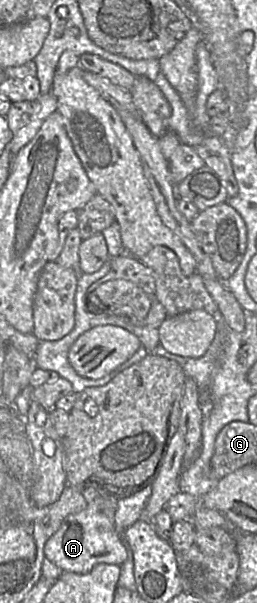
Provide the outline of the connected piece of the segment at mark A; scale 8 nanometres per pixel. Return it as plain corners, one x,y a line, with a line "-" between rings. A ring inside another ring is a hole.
98,496
87,502
83,511
67,516
46,542
45,558
64,572
77,574
85,574
100,563
121,566
127,559
127,546
115,526
117,499
119,498

